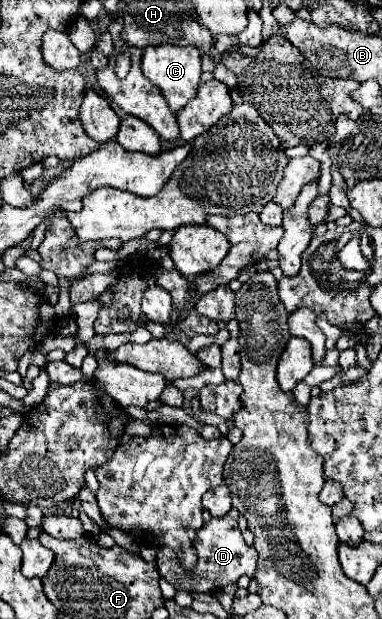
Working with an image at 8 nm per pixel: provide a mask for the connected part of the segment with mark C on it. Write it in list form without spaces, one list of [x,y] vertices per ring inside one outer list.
[[[158,45],[146,47],[142,53],[142,69],[144,75],[160,87],[164,99],[168,101],[172,111],[180,111],[186,107],[198,93],[200,85],[200,51],[196,47],[174,47],[174,45]]]

